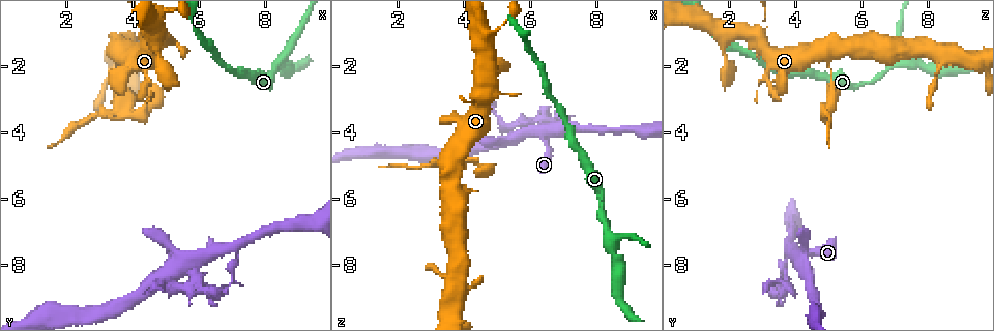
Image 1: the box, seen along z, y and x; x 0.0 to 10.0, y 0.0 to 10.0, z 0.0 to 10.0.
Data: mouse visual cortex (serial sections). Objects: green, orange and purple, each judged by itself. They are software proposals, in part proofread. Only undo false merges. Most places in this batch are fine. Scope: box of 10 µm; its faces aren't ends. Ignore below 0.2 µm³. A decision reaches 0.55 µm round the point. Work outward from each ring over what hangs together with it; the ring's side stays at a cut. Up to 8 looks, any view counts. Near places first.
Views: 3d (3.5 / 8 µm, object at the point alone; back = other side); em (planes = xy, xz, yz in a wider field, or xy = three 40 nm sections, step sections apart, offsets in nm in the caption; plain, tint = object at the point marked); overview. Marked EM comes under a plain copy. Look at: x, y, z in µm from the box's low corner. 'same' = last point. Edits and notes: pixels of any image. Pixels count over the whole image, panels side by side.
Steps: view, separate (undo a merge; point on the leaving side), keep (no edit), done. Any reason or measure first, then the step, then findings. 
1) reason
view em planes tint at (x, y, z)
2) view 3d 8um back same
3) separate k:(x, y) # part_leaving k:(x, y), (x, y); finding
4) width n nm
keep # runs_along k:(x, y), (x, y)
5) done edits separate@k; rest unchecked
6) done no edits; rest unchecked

three arms meet
view 3d 8um at (4.45, 1.00, 3.00)

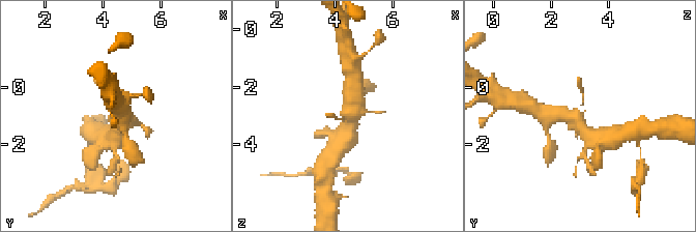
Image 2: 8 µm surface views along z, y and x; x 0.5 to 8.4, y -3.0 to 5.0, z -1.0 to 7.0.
view em xy step 2 tint same

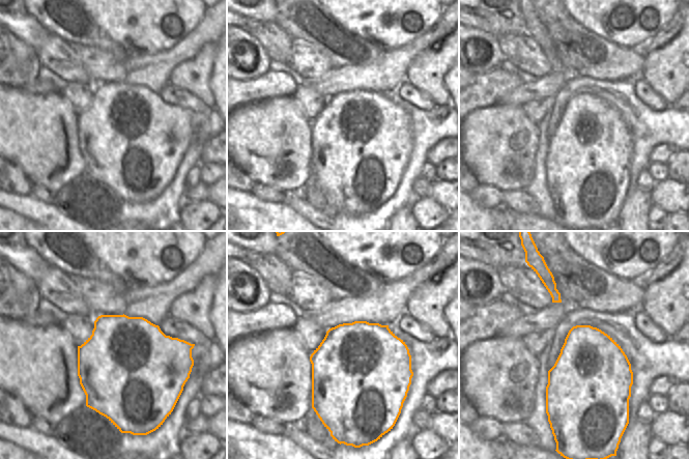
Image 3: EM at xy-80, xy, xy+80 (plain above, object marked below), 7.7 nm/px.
keep # runs_along 2:(599, 140), (569, 116), (547, 114); all the same cell

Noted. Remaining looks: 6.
branch point
view em xy step 1 tint at (8.35, 1.95, 7.15)

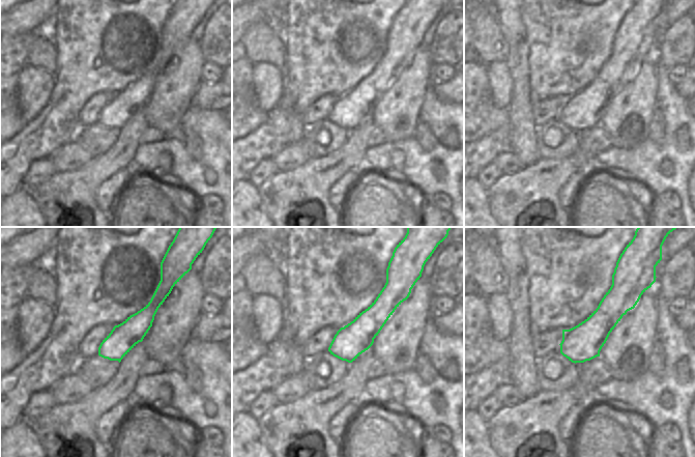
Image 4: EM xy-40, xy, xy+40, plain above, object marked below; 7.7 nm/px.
view 3d 3.5um same

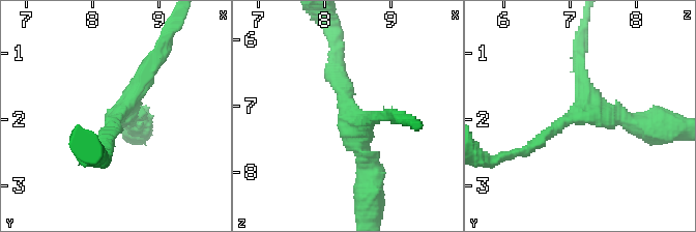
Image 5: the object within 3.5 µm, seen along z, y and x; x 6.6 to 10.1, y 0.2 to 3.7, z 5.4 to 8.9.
width 260 nm
keep # runs_along 5:(337, 64), (349, 136), (369, 178); one cell here

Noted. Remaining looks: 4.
view em xy step 2 tint at (7.10, 7.50, 3.85)

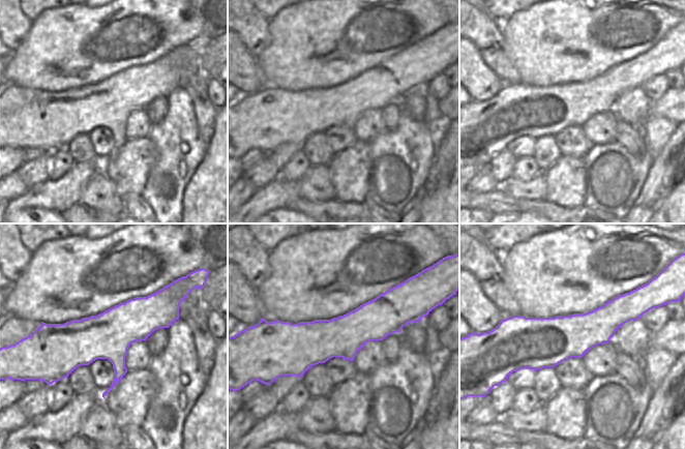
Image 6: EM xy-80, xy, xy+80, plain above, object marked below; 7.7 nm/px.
see where the arms go
view 3d 3.5um same

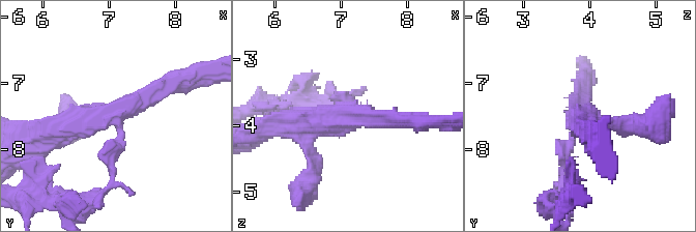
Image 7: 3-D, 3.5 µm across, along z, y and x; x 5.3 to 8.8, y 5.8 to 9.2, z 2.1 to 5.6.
arm_widths 150, 250, 250 nm
keep # runs_along 6:(409, 319), (275, 331); continuous, no second cell

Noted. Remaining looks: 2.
done no edits; rest unchecked

